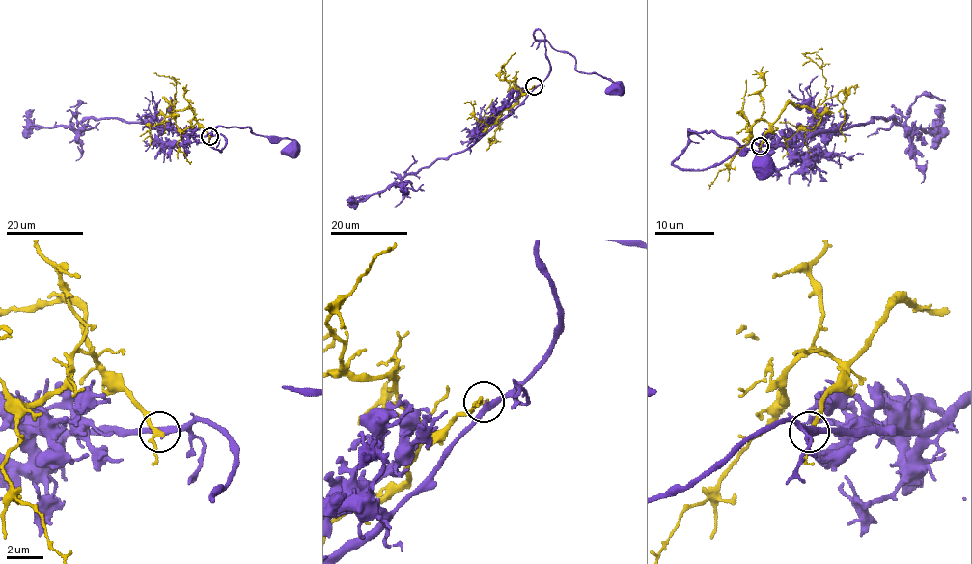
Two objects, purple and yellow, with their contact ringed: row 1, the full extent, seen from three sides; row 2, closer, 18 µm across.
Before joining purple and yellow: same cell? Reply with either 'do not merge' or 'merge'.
do not merge

